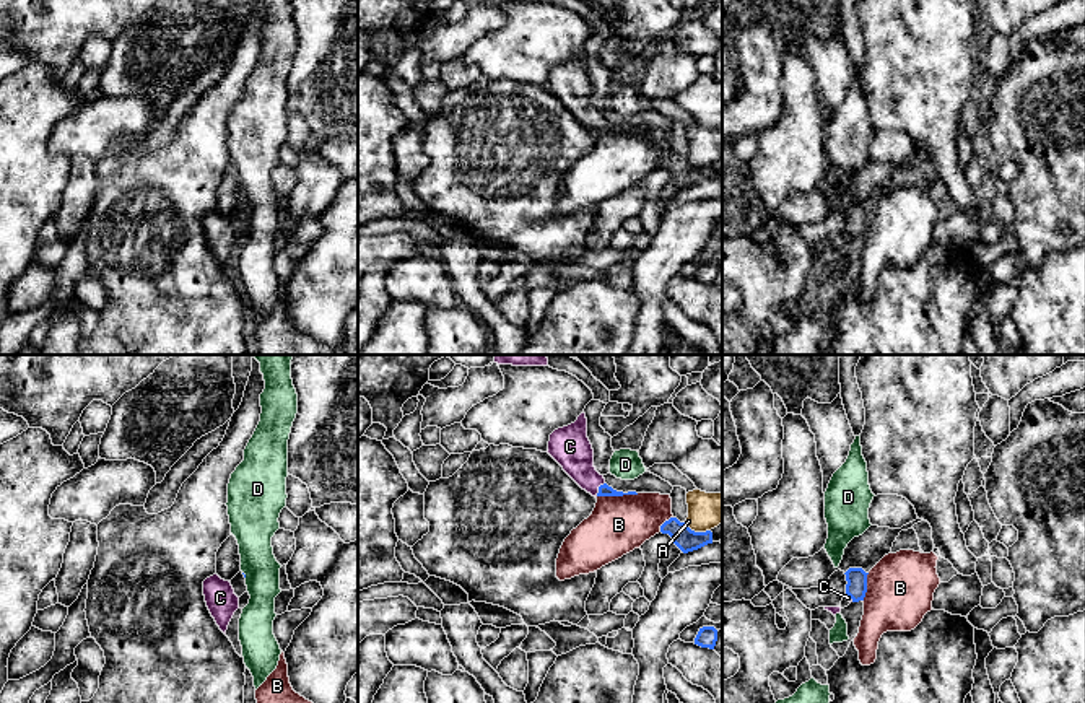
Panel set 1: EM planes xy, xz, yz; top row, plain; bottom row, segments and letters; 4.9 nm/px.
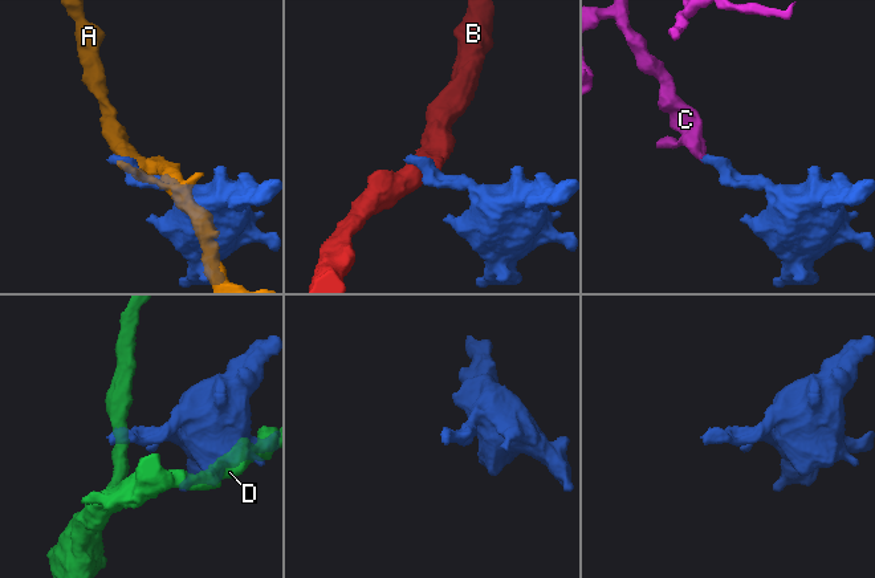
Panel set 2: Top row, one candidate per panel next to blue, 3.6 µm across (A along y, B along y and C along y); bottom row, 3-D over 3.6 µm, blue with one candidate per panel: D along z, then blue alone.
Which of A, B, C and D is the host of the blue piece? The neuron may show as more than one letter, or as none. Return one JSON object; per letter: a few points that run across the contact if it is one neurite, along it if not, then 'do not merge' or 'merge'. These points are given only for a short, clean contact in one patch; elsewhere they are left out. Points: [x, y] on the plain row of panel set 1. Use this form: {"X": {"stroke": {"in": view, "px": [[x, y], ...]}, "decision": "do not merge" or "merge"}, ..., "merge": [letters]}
{"A": {"stroke": {"in": "xz", "px": [[684, 158], [695, 166], [710, 166]]}, "decision": "do not merge"}, "B": {"stroke": {"in": "xz", "px": [[638, 129], [597, 132]]}, "decision": "do not merge"}, "C": {"stroke": {"in": "xz", "px": [[604, 126], [599, 124], [581, 106], [571, 83]]}, "decision": "merge"}, "D": {"stroke": {"in": "xy", "px": [[243, 207], [246, 212]]}, "decision": "do not merge"}, "merge": ["C"]}

